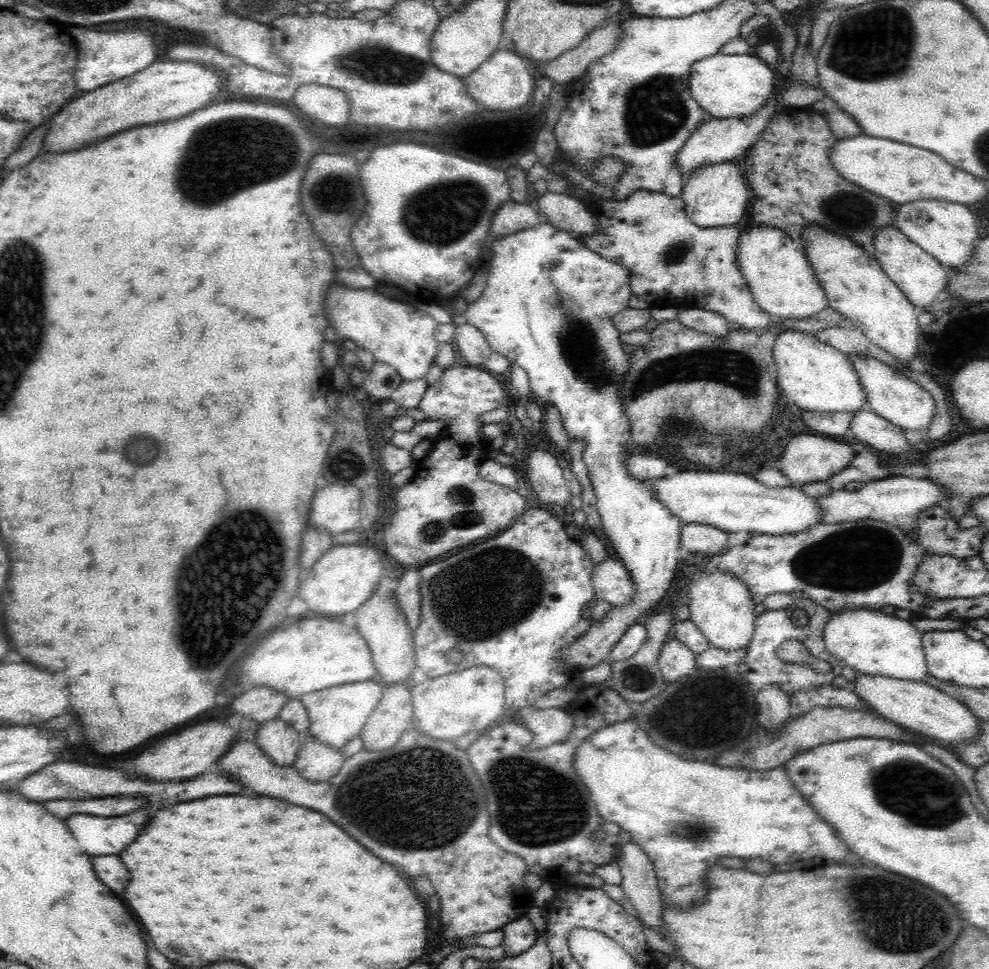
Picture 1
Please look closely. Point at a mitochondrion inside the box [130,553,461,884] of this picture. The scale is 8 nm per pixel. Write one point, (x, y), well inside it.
(183, 570)

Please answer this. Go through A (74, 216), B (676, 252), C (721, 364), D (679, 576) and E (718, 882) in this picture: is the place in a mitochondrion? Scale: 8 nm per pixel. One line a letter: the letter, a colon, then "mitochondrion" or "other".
A: other
B: mitochondrion
C: mitochondrion
D: other
E: other

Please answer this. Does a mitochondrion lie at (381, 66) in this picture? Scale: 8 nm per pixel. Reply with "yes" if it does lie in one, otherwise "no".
yes

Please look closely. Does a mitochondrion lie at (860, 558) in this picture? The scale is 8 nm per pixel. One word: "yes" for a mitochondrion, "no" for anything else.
yes

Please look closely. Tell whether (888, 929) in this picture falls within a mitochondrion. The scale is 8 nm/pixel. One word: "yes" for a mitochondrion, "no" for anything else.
yes

